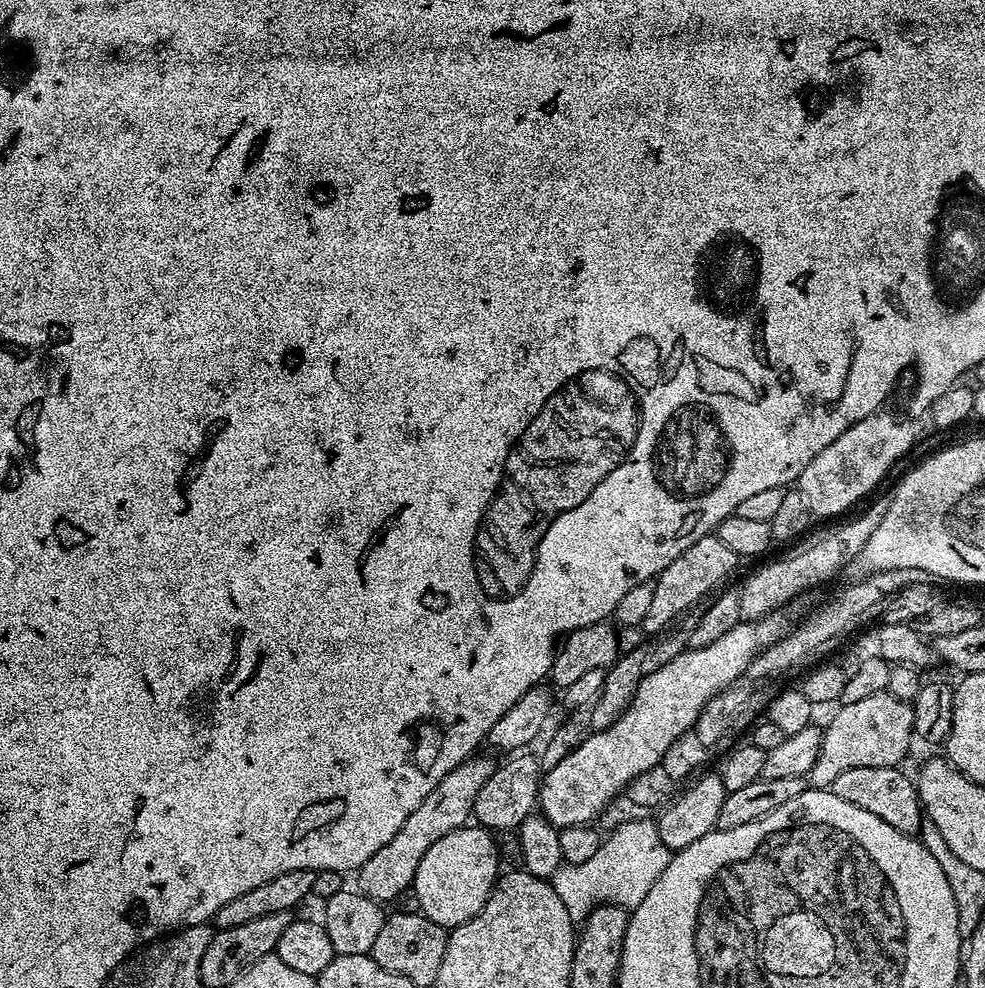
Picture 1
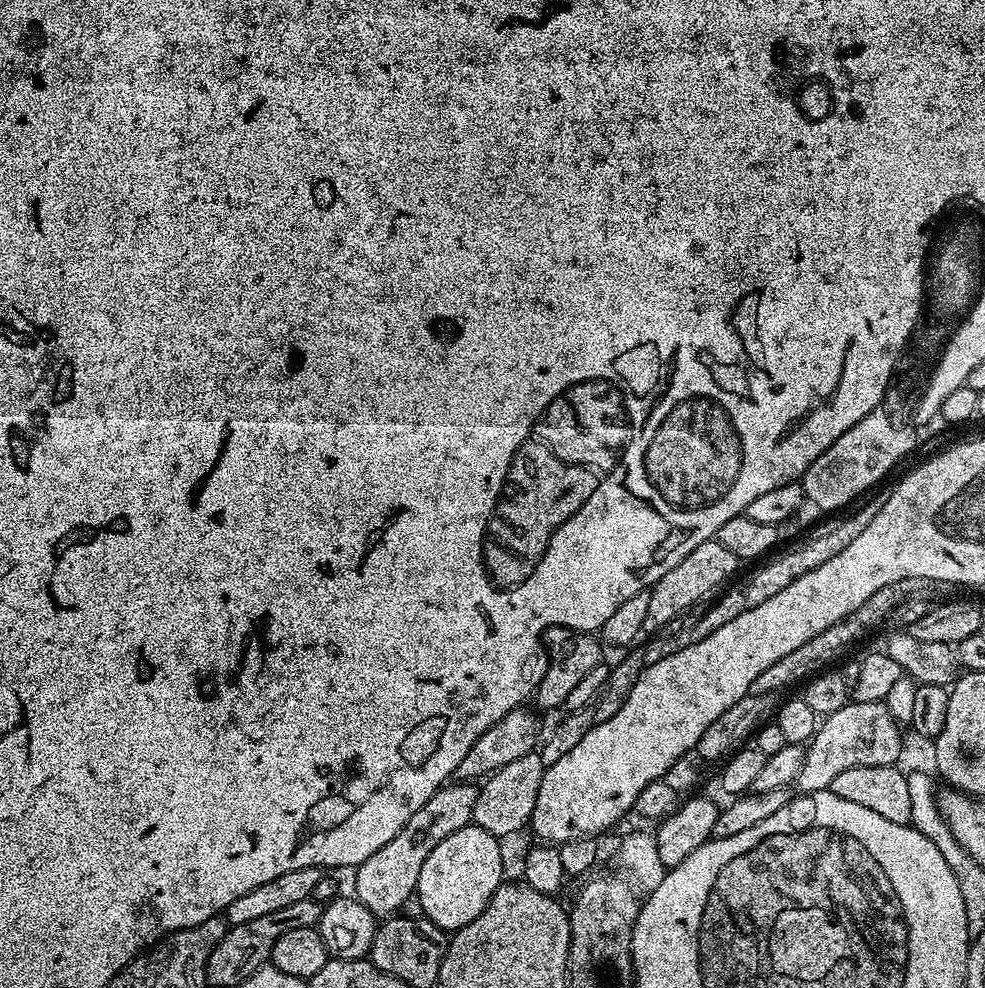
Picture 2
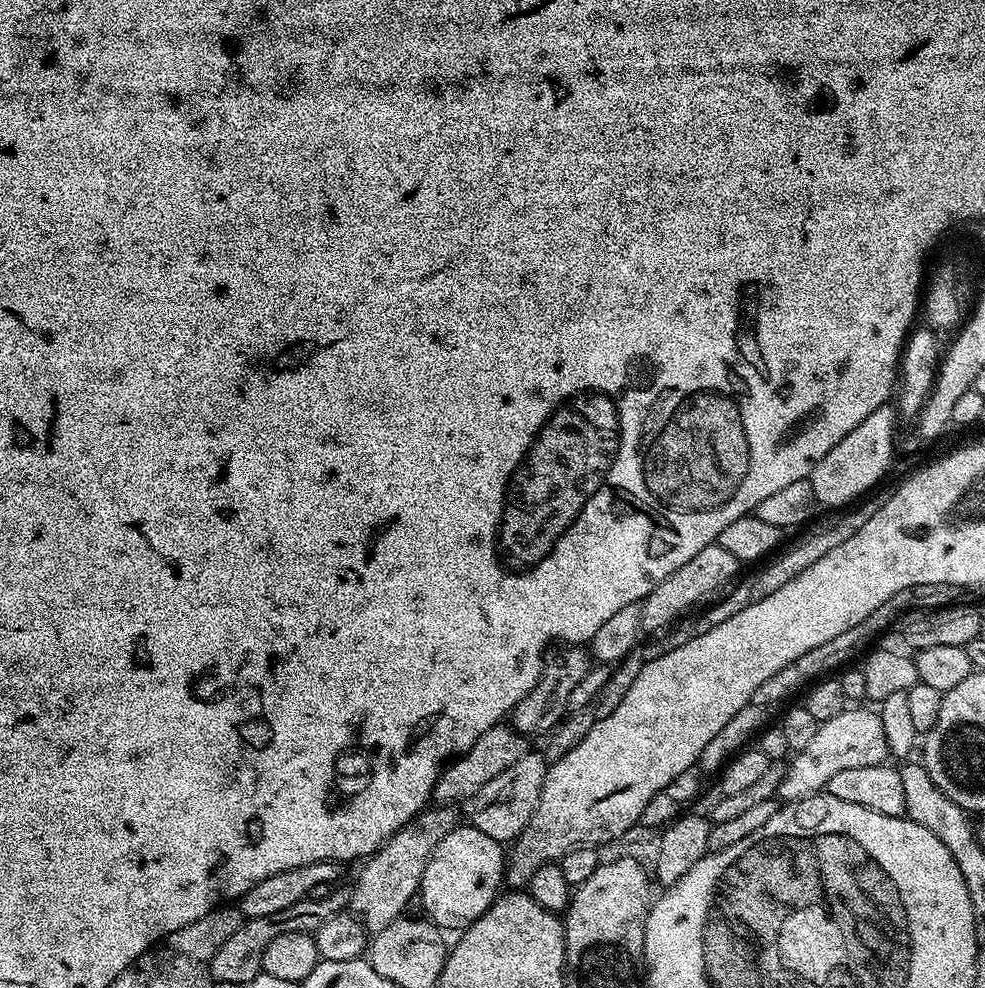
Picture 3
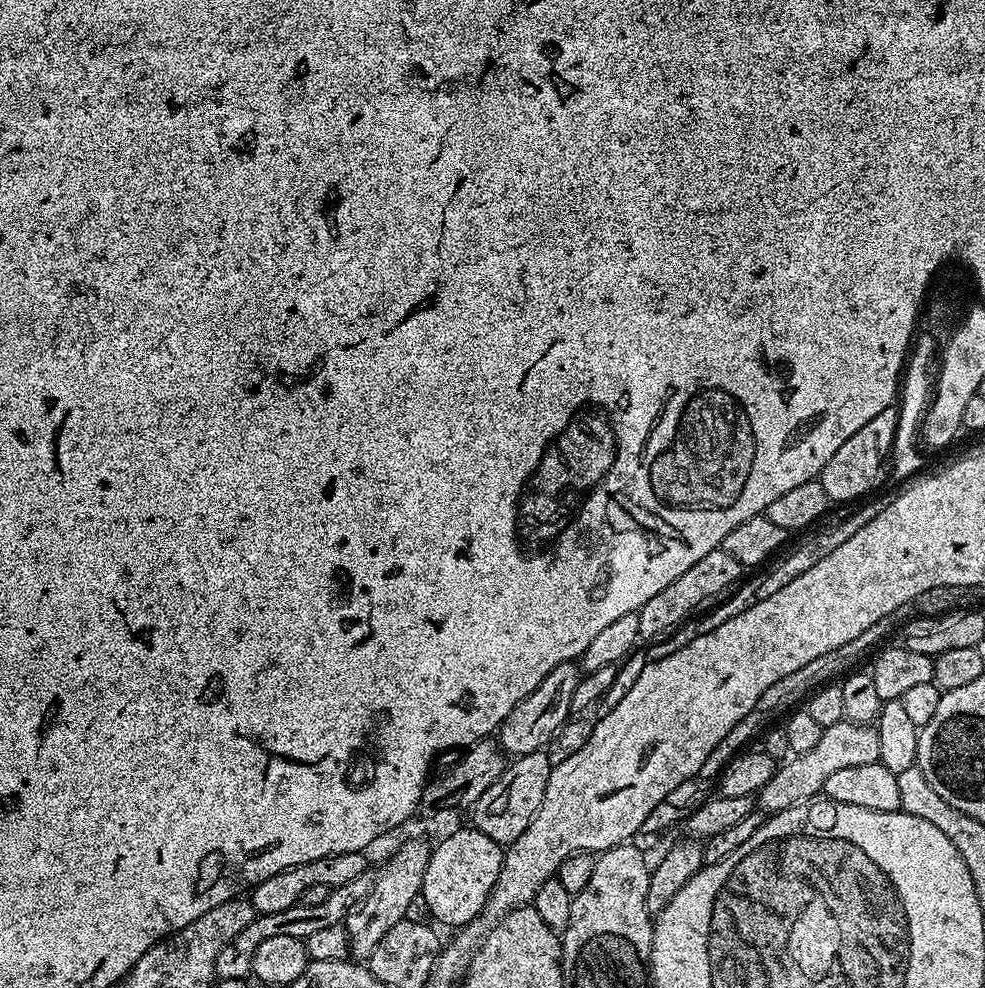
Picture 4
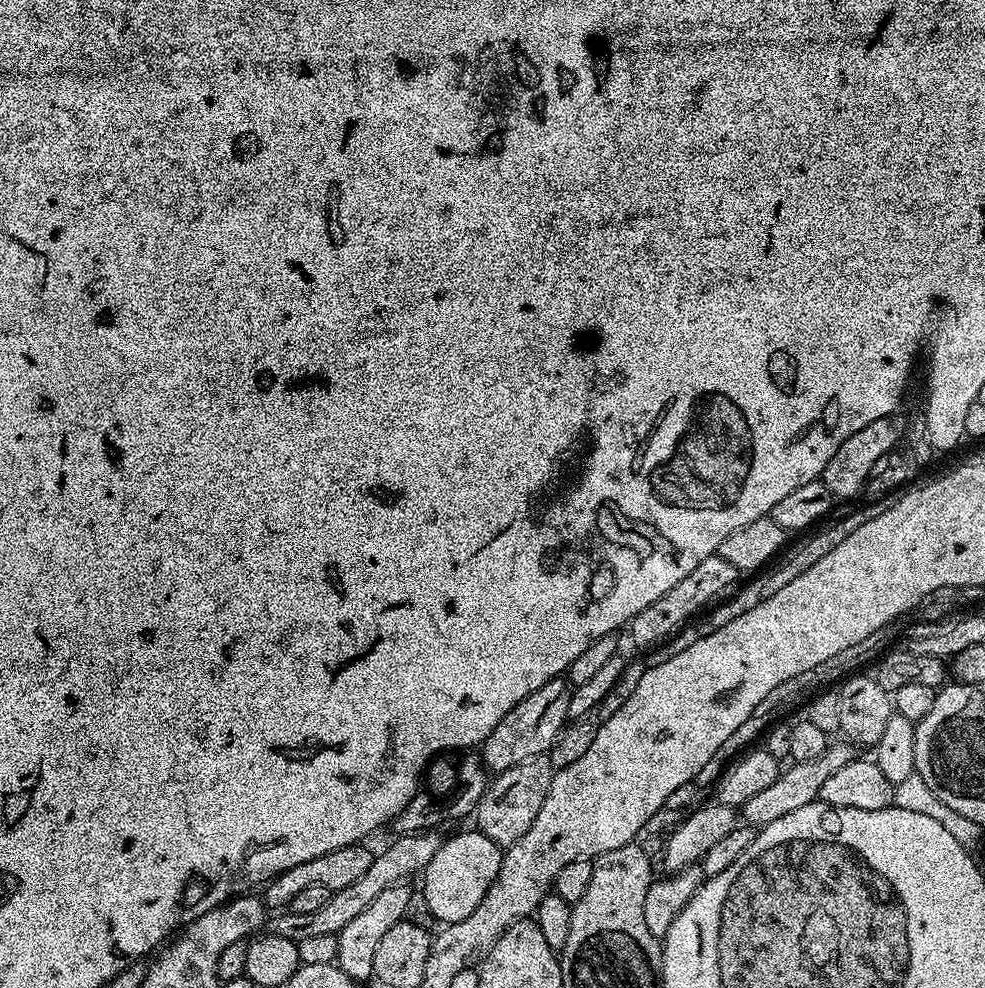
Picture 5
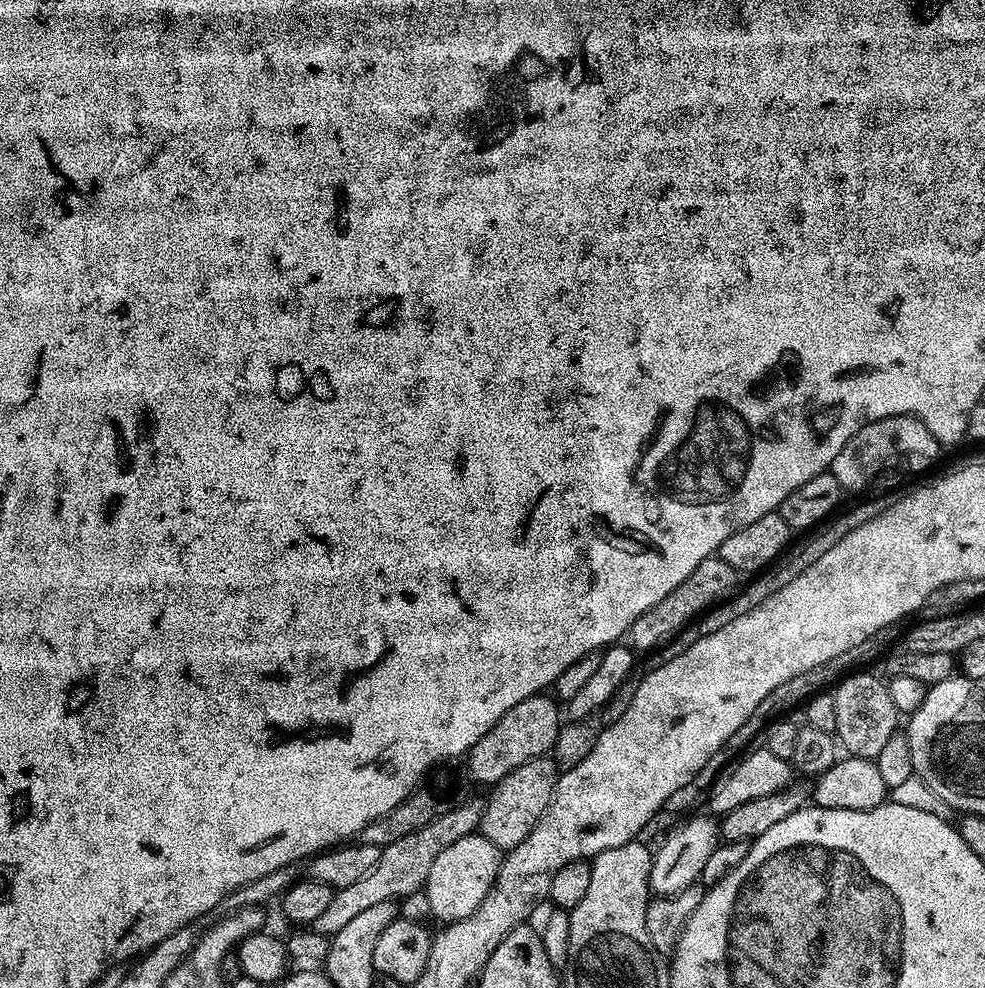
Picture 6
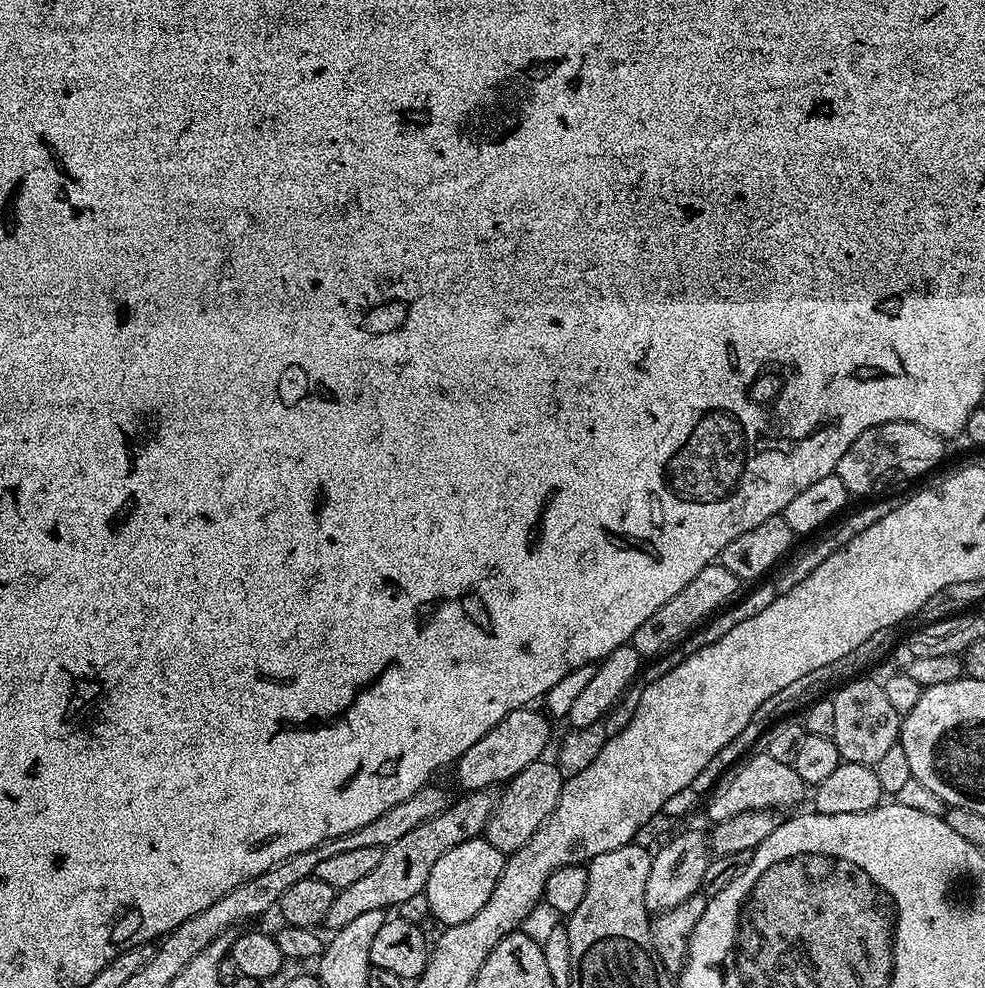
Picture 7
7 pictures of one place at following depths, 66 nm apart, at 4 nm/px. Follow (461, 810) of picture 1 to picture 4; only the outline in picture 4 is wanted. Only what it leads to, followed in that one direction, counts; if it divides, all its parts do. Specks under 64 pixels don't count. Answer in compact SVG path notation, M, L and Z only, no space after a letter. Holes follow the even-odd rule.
M408 840L385 862L384 869L378 874L375 873L368 897L343 923L348 932L348 950L353 961L367 962L370 954L374 954L374 946L382 942L386 930L390 930L390 926L398 926L398 922L405 920L411 913L408 911L415 900L417 903L424 887L424 875L432 857L432 850L433 845L424 840Z

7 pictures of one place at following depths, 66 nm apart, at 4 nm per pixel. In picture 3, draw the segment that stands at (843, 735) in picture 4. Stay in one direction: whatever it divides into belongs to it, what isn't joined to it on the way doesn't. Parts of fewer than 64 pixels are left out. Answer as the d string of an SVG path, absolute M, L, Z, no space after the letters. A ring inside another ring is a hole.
M849 706L842 714L823 721L817 727L814 738L806 745L806 750L791 757L792 765L787 765L782 782L776 790L781 801L805 800L827 789L830 778L841 770L851 770L857 766L878 766L889 759L886 746L886 730L882 730L879 711L862 706Z

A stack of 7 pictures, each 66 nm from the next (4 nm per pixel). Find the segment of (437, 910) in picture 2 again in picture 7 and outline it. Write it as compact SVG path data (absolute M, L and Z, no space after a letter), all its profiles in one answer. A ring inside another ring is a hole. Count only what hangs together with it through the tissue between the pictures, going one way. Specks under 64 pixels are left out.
M477 838L454 846L454 850L446 850L446 854L434 862L434 870L430 870L423 895L428 896L428 908L441 920L441 925L466 922L486 906L486 898L490 898L490 894L494 894L494 886L498 886L505 859L505 853L490 846L488 840Z

